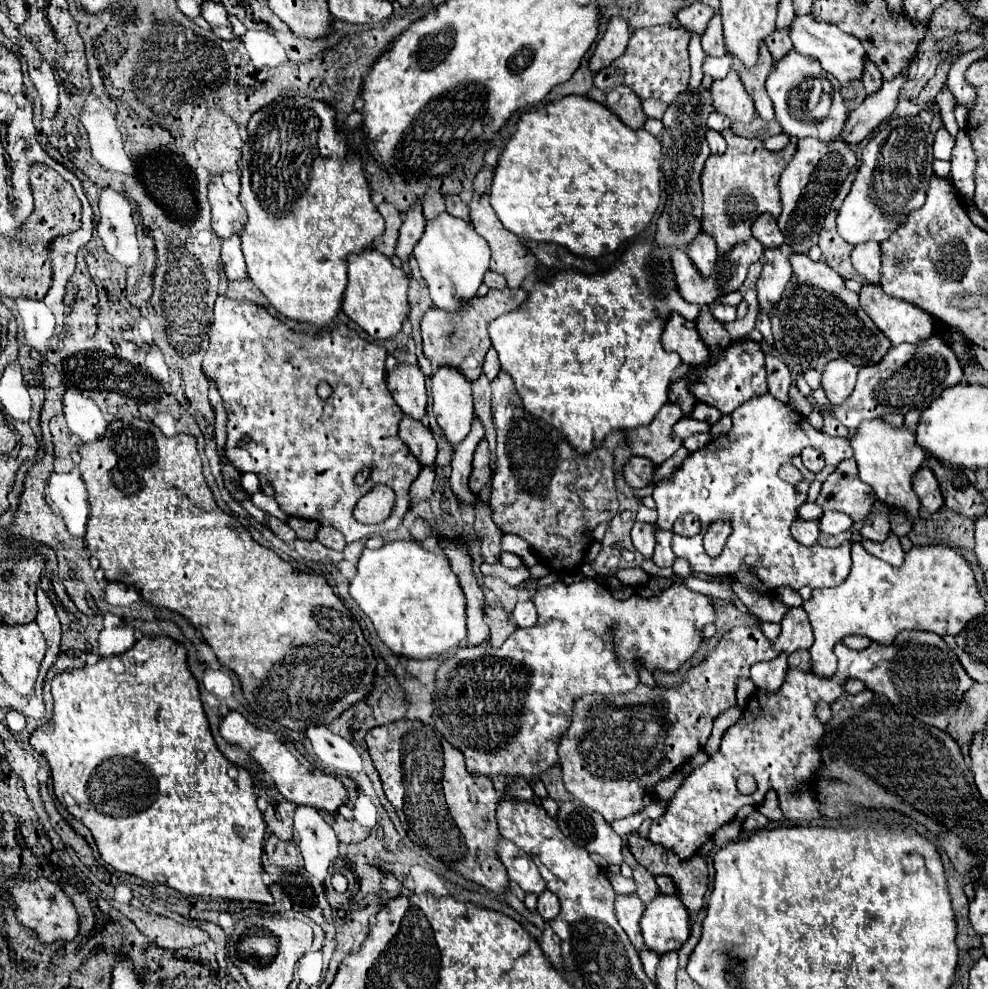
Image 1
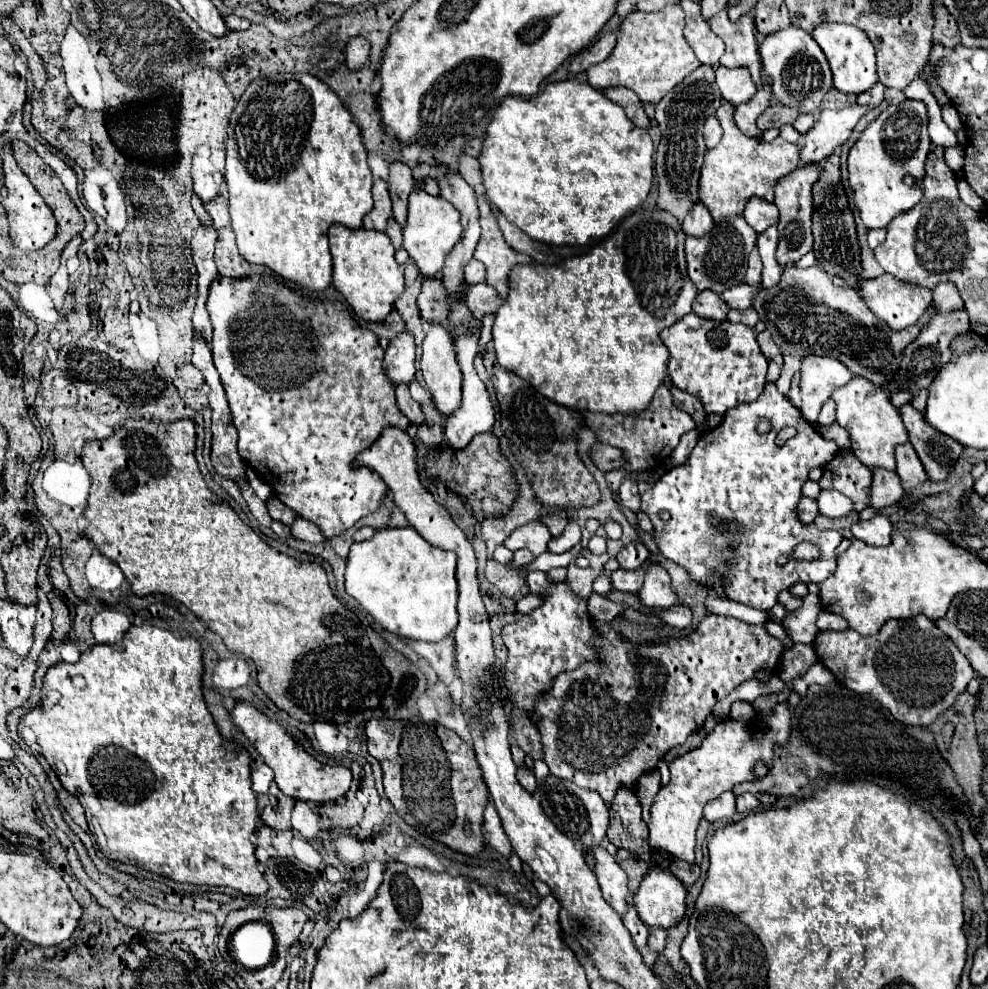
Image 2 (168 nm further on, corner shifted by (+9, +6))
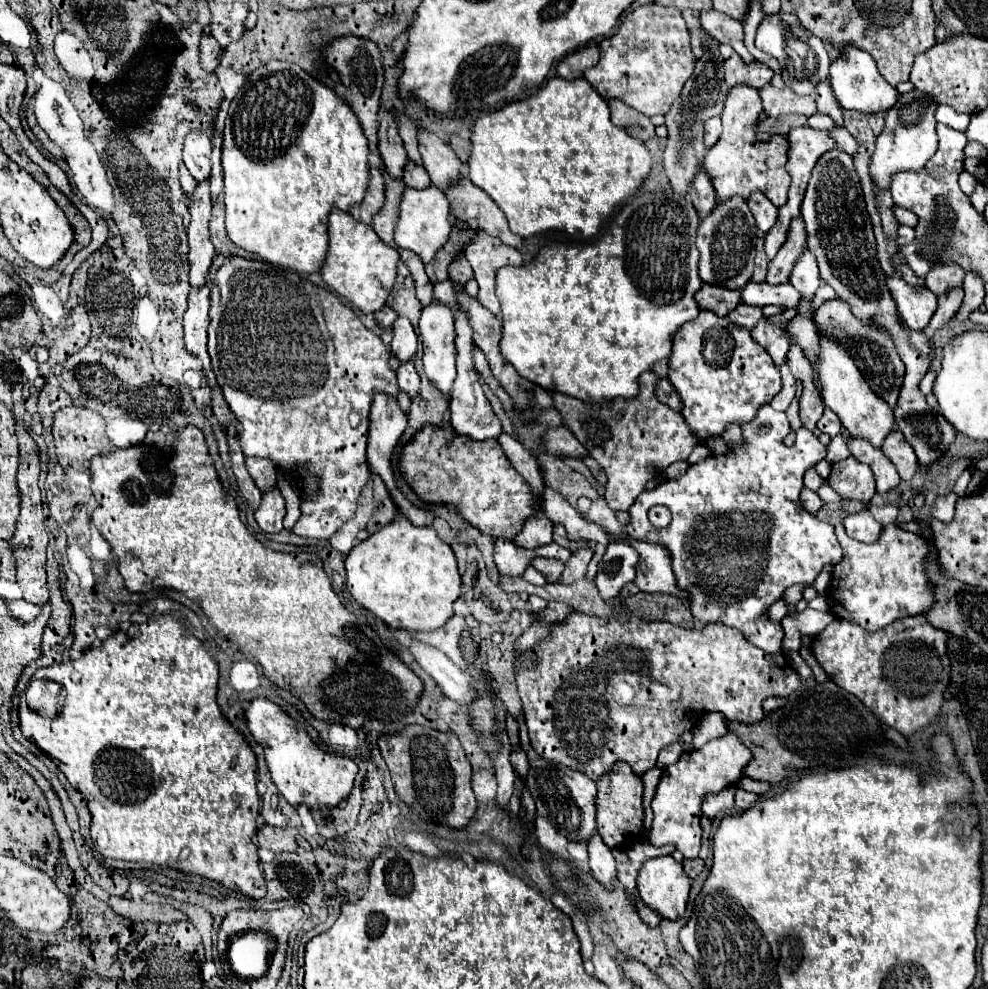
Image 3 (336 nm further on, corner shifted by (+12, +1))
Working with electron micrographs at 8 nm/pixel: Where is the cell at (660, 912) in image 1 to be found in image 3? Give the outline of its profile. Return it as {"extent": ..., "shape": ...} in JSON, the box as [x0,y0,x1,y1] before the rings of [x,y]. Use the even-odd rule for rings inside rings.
{"extent":[638,856,692,920],"shape":[[[658,856],[642,864],[638,898],[660,918],[676,920],[684,914],[692,880],[672,856]]]}

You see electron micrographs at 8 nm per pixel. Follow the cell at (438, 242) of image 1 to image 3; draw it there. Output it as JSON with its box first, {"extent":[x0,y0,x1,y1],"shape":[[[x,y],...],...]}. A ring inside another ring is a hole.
{"extent":[394,186,452,264],"shape":[[[430,186],[426,190],[404,188],[402,200],[400,200],[398,224],[396,224],[396,230],[394,230],[396,246],[412,250],[414,254],[420,256],[420,260],[424,264],[428,264],[436,256],[436,252],[440,248],[444,248],[444,244],[448,242],[450,230],[452,230],[450,202],[446,200],[446,196],[440,190],[436,190],[436,186]]]}

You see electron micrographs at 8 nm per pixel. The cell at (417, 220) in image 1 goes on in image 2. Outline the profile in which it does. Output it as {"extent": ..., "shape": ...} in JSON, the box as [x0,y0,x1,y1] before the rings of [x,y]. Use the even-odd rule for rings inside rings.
{"extent":[389,159,415,227],"shape":[[[391,159],[389,161],[389,193],[393,201],[393,219],[401,227],[405,225],[405,219],[407,219],[407,199],[413,189],[415,189],[415,181],[409,165],[405,165],[403,161]]]}

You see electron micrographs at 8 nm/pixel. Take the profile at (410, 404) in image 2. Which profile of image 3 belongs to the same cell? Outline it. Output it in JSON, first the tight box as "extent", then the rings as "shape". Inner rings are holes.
{"extent":[396,362,420,396],"shape":[[[408,362],[408,364],[400,366],[396,372],[398,372],[398,388],[402,392],[406,392],[408,396],[416,396],[420,392],[420,376],[418,376],[414,364]]]}

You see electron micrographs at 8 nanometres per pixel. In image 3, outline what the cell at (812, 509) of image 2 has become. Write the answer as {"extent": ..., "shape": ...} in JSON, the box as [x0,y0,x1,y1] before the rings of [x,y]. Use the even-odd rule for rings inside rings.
{"extent":[800,488,822,514],"shape":[[[808,488],[802,490],[802,494],[800,494],[800,504],[802,504],[802,508],[804,508],[806,512],[810,512],[810,514],[816,514],[816,512],[822,508],[822,502],[820,502],[818,494],[812,492],[812,490],[808,490]]]}

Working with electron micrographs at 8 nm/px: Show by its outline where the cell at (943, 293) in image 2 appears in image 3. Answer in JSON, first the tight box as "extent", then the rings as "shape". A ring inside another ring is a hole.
{"extent":[926,266,964,296],"shape":[[[938,266],[932,270],[932,274],[926,278],[926,286],[938,296],[946,290],[952,290],[954,286],[962,286],[964,272],[958,270],[958,266]]]}

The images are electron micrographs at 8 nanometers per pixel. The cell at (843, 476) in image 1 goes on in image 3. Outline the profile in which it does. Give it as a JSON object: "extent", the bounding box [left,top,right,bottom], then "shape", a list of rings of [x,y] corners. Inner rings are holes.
{"extent":[826,458,874,504],"shape":[[[846,458],[836,464],[832,464],[830,476],[826,480],[842,498],[846,500],[858,500],[862,504],[868,504],[868,500],[874,496],[874,474],[868,470],[866,464],[860,464],[856,458]]]}

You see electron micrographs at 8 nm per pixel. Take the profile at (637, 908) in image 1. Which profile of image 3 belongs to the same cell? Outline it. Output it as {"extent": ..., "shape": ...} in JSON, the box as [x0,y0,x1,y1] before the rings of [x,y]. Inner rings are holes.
{"extent":[588,834,616,890],"shape":[[[594,834],[588,840],[588,854],[590,854],[592,876],[606,890],[612,890],[614,888],[614,880],[616,880],[616,860],[614,860],[610,848],[604,846],[604,842],[602,842],[602,838],[598,834]]]}

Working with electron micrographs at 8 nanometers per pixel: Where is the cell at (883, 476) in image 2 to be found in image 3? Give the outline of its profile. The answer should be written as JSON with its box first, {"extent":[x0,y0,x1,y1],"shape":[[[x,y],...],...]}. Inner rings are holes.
{"extent":[848,438,900,494],"shape":[[[850,438],[848,448],[850,448],[850,454],[858,462],[864,462],[872,468],[872,472],[876,476],[876,492],[878,494],[890,492],[892,488],[896,488],[900,484],[900,476],[898,476],[896,468],[892,466],[892,462],[888,462],[888,458],[880,450],[876,450],[874,446],[868,446],[868,442],[860,442],[854,438]]]}

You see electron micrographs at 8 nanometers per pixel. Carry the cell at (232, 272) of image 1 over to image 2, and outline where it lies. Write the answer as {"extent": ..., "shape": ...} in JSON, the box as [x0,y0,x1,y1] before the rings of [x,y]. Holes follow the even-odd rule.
{"extent":[203,193,229,229],"shape":[[[219,193],[219,197],[215,197],[215,201],[203,203],[203,207],[211,215],[211,219],[215,223],[215,229],[221,229],[221,227],[229,225],[229,209],[227,209],[227,201],[221,193]]]}

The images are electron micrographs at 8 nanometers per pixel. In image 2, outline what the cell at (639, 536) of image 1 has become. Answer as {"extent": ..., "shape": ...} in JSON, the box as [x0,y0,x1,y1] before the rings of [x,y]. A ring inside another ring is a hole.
{"extent":[617,541,649,571],"shape":[[[641,541],[629,543],[623,551],[617,553],[619,567],[625,569],[625,571],[633,571],[633,569],[641,567],[641,565],[645,563],[647,557],[649,557],[649,551],[647,551],[647,547],[645,547]]]}

